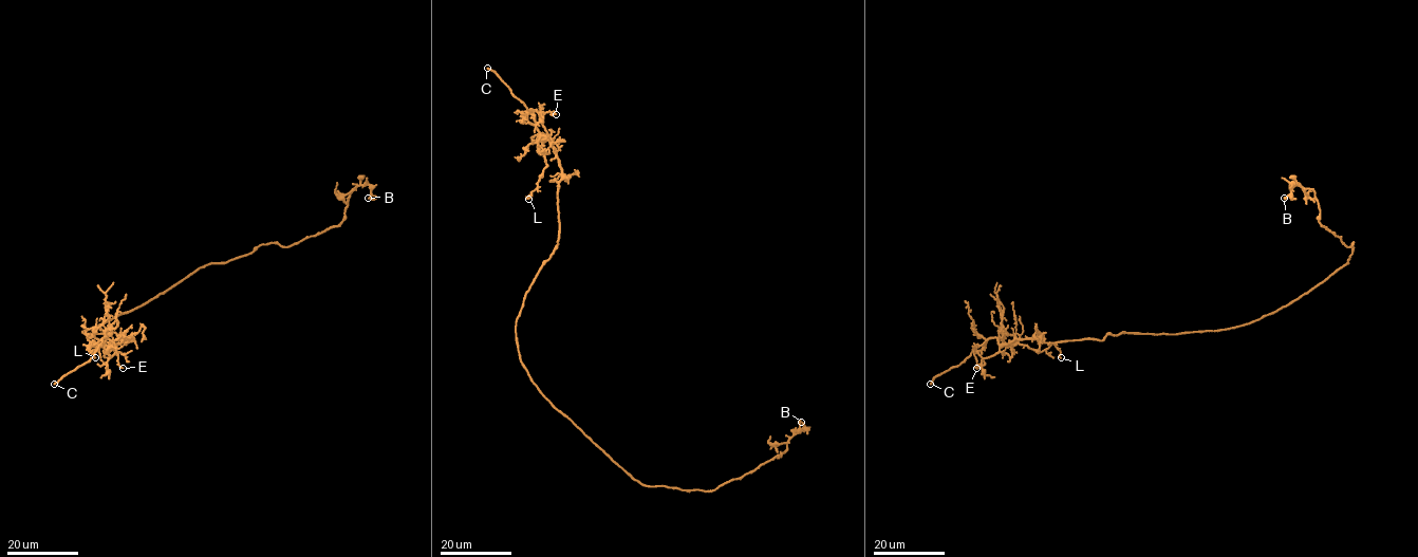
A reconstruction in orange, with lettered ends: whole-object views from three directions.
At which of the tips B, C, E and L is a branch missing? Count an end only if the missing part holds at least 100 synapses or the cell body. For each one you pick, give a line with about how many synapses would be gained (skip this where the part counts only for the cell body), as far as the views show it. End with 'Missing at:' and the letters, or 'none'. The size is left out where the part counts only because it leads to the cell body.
Missing at: C

